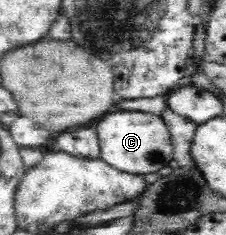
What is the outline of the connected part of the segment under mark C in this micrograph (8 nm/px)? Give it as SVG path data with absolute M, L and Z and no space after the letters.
M138 111L106 114L96 126L101 158L121 172L138 175L158 173L173 159L173 146L167 124L161 116Z

